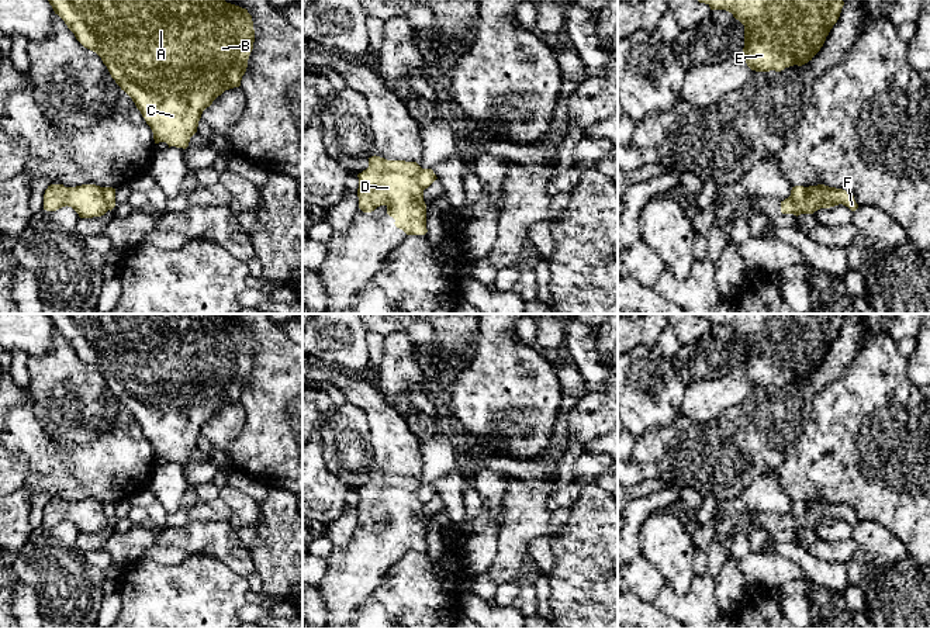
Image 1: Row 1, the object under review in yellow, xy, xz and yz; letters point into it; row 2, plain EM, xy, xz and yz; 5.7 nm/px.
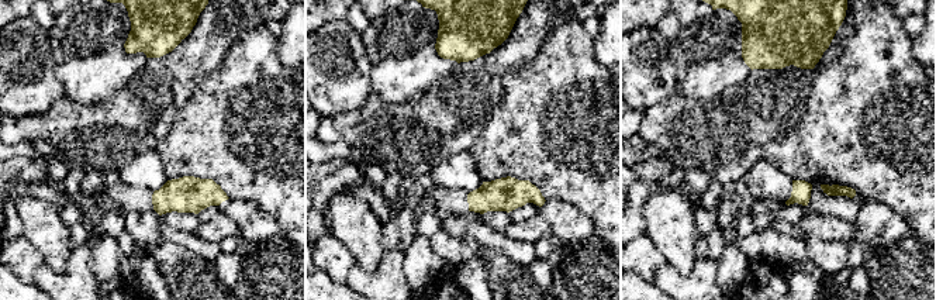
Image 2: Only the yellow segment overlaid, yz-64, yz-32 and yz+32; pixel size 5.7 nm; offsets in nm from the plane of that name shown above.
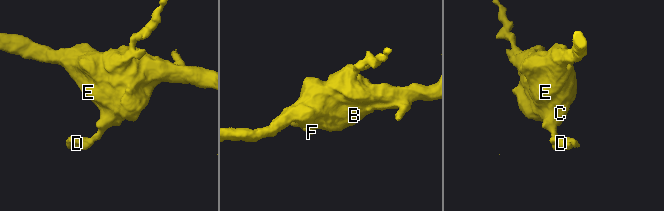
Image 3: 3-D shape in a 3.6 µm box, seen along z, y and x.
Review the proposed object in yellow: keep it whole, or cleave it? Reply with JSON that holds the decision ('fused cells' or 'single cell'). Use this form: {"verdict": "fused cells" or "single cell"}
{"verdict": "fused cells"}

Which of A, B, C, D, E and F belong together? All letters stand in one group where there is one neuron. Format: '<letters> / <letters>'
A B C E / D F

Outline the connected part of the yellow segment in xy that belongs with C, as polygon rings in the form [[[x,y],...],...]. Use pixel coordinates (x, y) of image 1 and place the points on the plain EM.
[[[46,314],[76,355],[87,364],[96,367],[107,381],[111,393],[135,418],[146,439],[153,447],[155,459],[166,457],[170,462],[189,462],[190,453],[197,447],[203,426],[225,405],[239,402],[253,364],[255,345],[252,331],[246,324],[227,318],[222,314]]]

